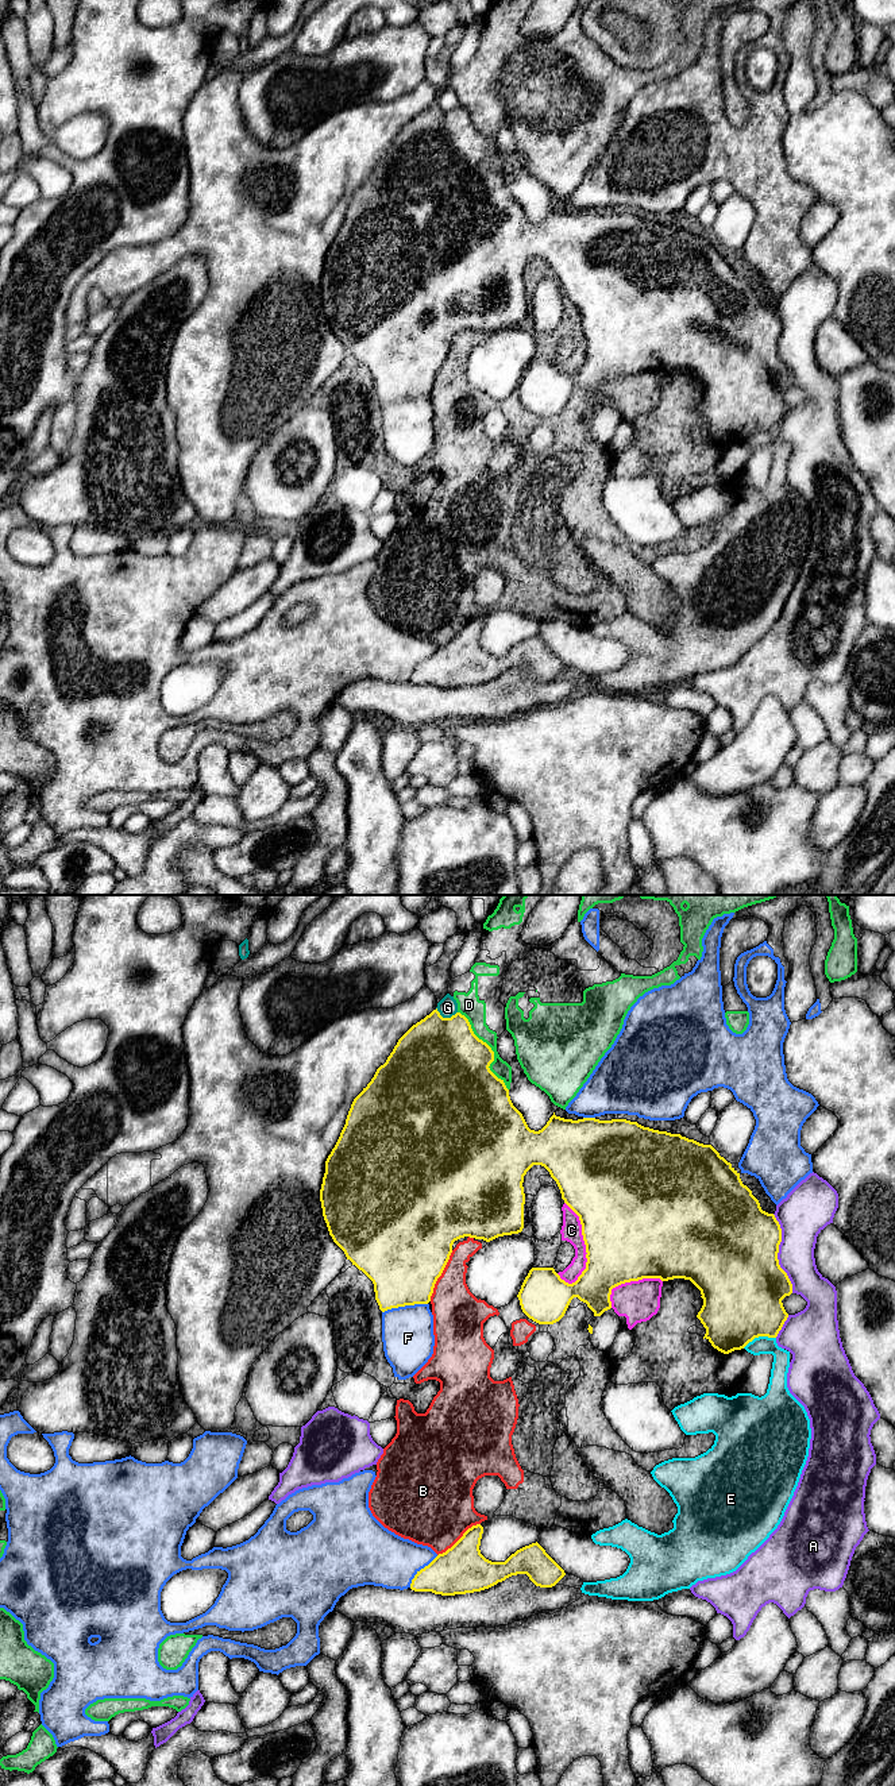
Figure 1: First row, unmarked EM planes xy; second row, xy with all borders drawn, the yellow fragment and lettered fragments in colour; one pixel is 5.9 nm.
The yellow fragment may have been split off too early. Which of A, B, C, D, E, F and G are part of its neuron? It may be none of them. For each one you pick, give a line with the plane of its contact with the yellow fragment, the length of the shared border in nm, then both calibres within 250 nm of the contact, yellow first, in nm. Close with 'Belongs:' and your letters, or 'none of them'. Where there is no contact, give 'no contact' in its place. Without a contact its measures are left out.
E: contact in xy; length 220 nm; calibres 460 and 110 nm
Belongs: E

